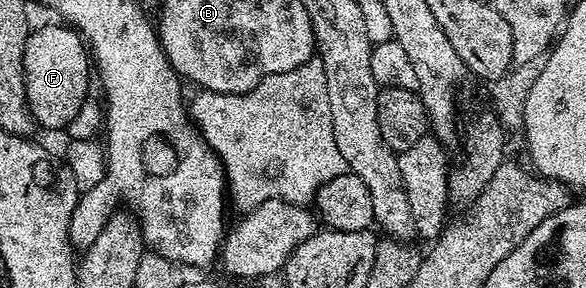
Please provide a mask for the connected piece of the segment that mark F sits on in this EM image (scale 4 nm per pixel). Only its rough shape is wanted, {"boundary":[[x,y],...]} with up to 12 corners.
{"boundary":[[68,25],[25,45],[25,99],[64,131],[84,104],[91,54]]}

